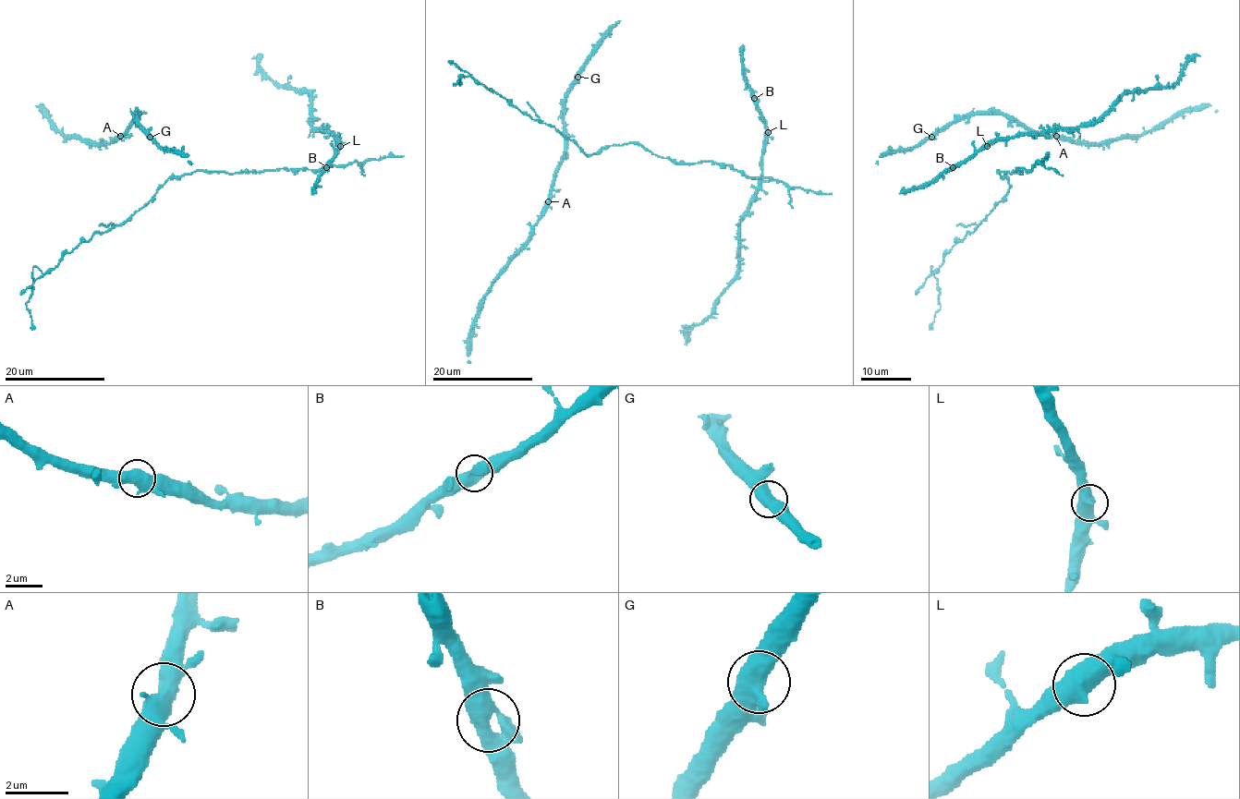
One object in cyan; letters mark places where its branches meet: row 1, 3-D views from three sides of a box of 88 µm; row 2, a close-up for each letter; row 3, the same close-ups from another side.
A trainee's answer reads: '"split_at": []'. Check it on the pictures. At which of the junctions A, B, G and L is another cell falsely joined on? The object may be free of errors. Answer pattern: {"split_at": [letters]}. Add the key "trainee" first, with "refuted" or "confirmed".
{"trainee": "confirmed", "split_at": []}

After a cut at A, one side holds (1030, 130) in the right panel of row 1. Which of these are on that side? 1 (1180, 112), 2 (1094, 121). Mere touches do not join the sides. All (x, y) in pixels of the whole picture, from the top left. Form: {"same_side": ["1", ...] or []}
{"same_side": ["2"]}

